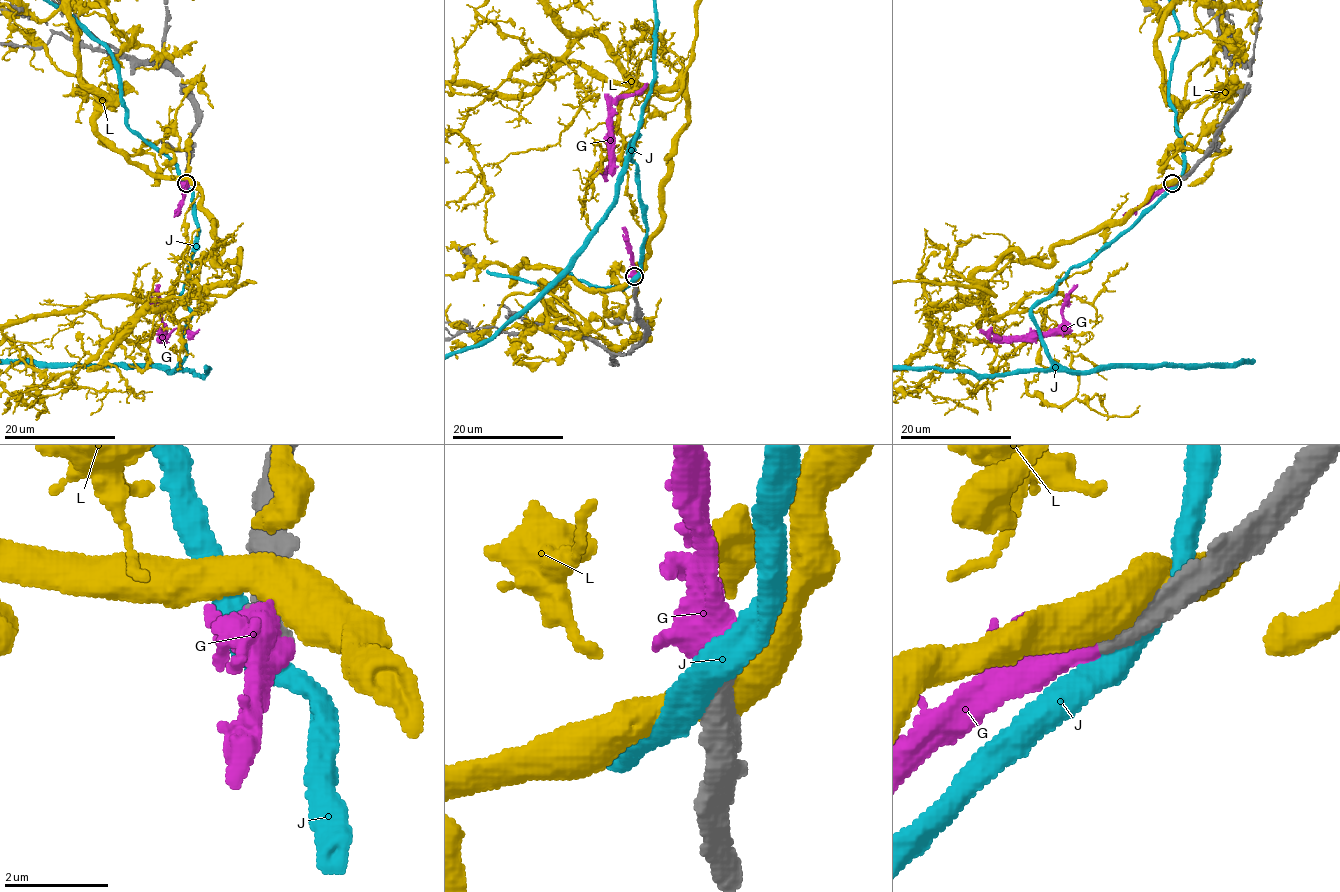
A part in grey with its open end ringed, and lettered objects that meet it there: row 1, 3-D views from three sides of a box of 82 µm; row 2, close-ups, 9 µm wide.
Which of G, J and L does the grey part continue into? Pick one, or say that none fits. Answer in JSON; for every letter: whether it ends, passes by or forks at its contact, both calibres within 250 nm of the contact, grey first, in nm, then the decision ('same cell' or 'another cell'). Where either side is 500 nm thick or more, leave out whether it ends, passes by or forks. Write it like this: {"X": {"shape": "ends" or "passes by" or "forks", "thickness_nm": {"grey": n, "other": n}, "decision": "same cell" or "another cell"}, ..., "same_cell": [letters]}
{"G": {"thickness_nm": {"grey": 650, "other": 850}, "decision": "same cell"}, "J": {"thickness_nm": {"grey": 750, "other": 500}, "decision": "another cell"}, "L": {"thickness_nm": {"grey": 750, "other": 550}, "decision": "another cell"}, "same_cell": ["G"]}

